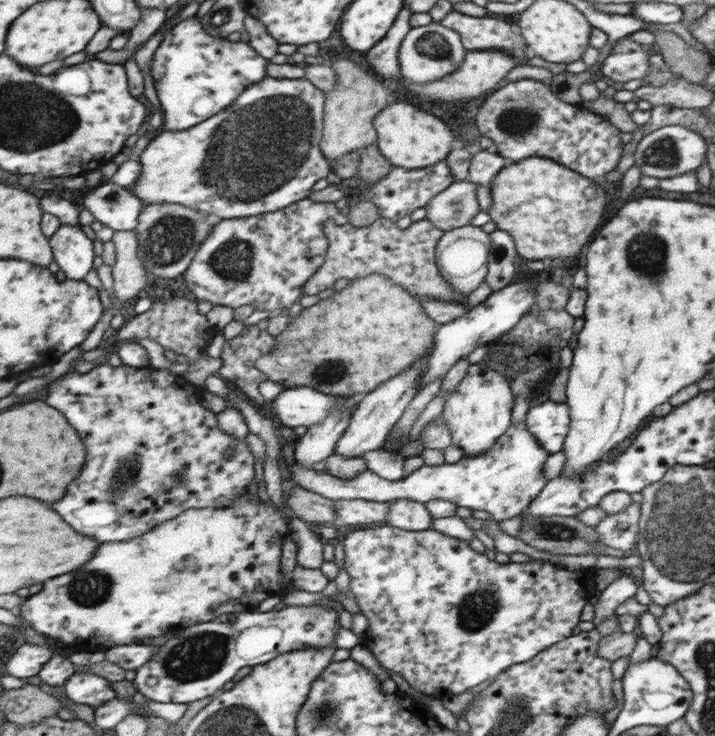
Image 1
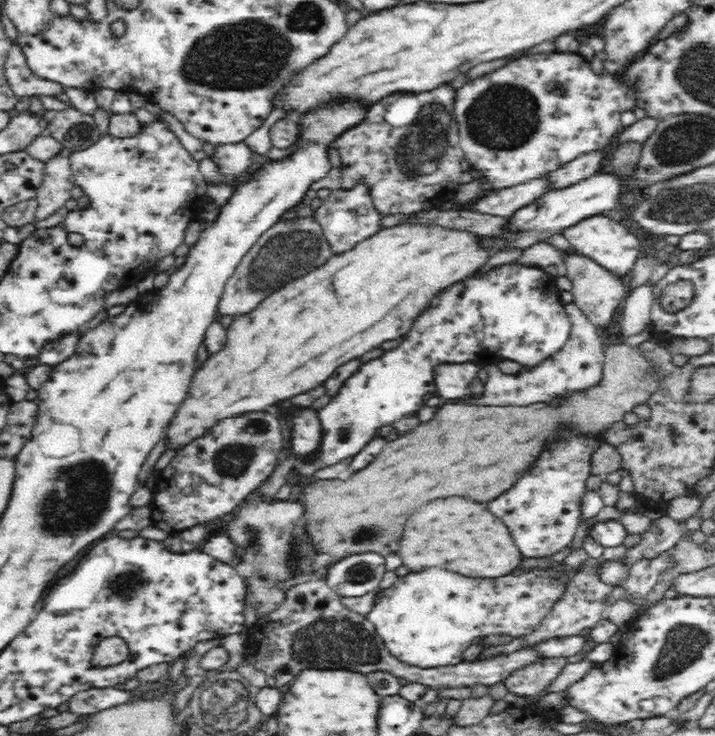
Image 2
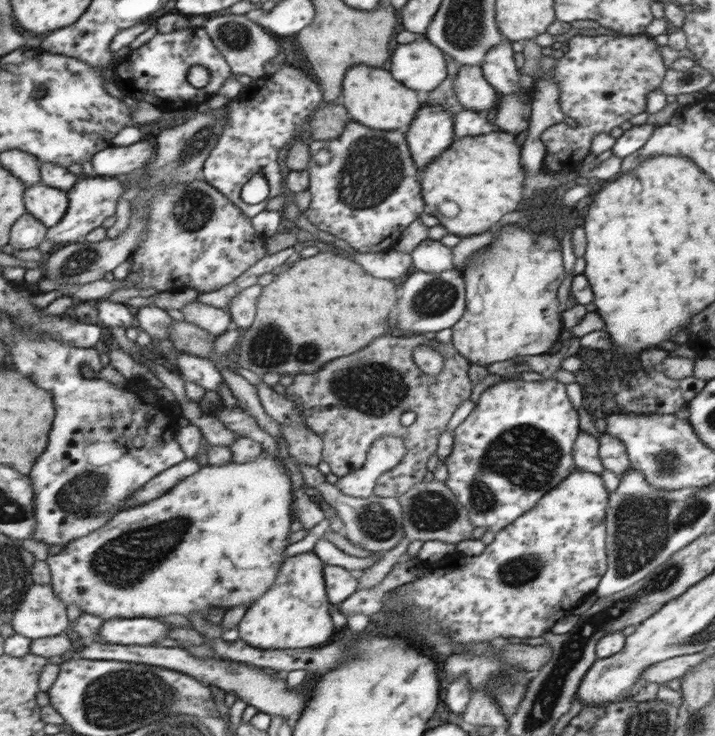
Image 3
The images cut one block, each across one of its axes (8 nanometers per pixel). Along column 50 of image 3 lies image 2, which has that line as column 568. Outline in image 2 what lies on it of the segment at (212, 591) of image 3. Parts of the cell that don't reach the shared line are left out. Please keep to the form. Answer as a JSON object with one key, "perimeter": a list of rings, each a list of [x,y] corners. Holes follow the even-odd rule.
{"perimeter":[[[583,549],[573,550],[557,566],[548,568],[536,567],[530,571],[516,572],[508,578],[498,580],[474,580],[474,578],[462,578],[458,574],[430,568],[420,574],[408,574],[400,578],[390,590],[384,590],[378,596],[378,602],[374,604],[372,612],[367,618],[375,626],[376,634],[386,644],[390,654],[404,665],[416,666],[419,669],[434,669],[444,666],[454,666],[462,662],[462,654],[476,639],[482,639],[488,635],[506,634],[513,637],[522,636],[532,632],[550,614],[550,609],[556,600],[561,598],[566,584],[561,584],[555,576],[562,569],[571,569],[582,565],[591,556]]]}

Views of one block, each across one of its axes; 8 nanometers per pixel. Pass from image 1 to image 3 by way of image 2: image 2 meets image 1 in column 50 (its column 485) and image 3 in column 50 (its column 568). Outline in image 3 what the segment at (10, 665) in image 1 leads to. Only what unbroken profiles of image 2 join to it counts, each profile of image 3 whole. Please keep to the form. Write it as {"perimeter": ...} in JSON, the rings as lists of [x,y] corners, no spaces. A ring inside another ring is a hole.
{"perimeter":[[[33,582],[25,598],[14,612],[12,626],[15,632],[35,640],[57,636],[71,628],[66,602],[58,597],[52,582]]]}

